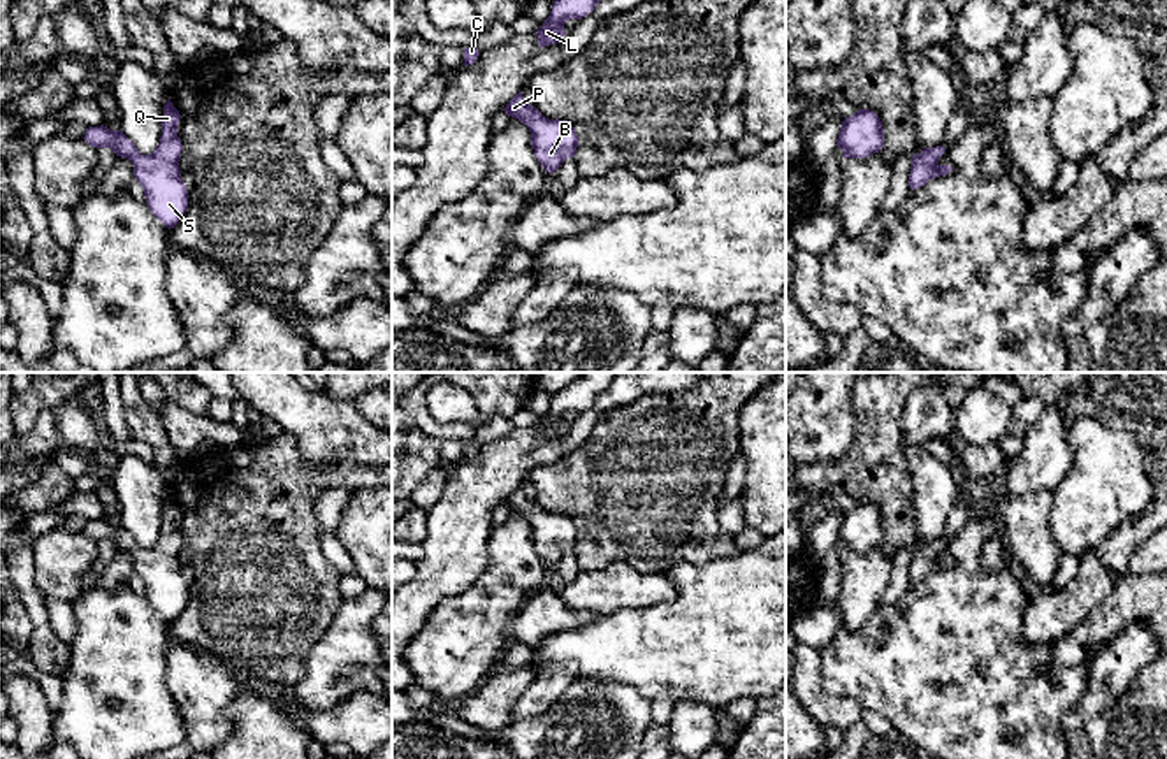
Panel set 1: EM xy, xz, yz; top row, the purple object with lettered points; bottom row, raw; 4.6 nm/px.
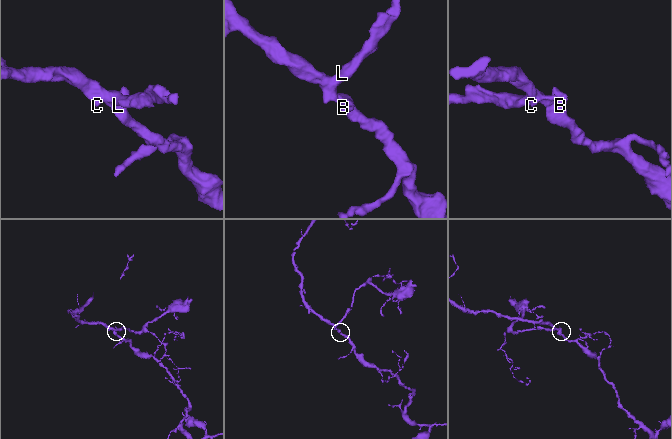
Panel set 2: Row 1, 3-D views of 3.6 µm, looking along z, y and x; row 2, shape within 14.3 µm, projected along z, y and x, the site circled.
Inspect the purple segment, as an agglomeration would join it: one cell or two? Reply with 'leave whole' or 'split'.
leave whole

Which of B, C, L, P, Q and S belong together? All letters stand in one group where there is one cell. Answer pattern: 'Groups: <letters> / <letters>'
Groups: B C L P Q S

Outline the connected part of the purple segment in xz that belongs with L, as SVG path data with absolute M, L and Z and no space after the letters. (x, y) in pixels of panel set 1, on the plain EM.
M584 372L582 378L557 392L550 409L536 425L538 439L545 441L562 434L566 429L564 416L585 411L620 374L622 372Z

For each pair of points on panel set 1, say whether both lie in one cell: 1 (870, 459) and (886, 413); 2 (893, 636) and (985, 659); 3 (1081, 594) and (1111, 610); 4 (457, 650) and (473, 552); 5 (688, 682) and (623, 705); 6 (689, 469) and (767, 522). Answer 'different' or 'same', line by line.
1: same
2: same
3: different
4: different
5: different
6: different

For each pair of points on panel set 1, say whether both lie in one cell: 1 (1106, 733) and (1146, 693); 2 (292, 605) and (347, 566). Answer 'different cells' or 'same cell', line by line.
1: same cell
2: different cells

